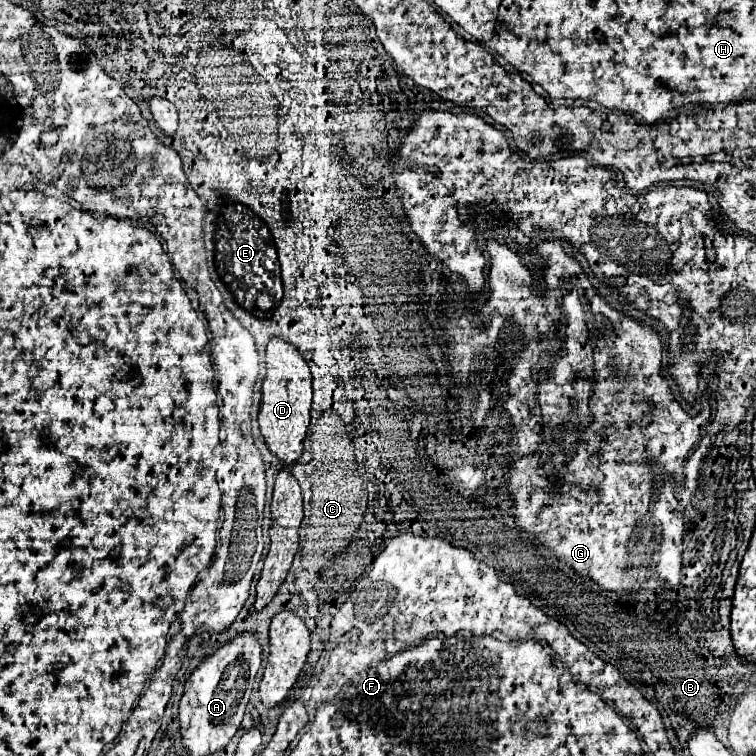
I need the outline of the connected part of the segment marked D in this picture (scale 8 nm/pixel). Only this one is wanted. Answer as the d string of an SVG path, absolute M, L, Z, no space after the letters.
M272 336L266 346L266 378L262 382L262 404L258 422L268 448L278 456L280 464L292 464L302 454L302 440L310 424L312 374L302 352L282 336Z

